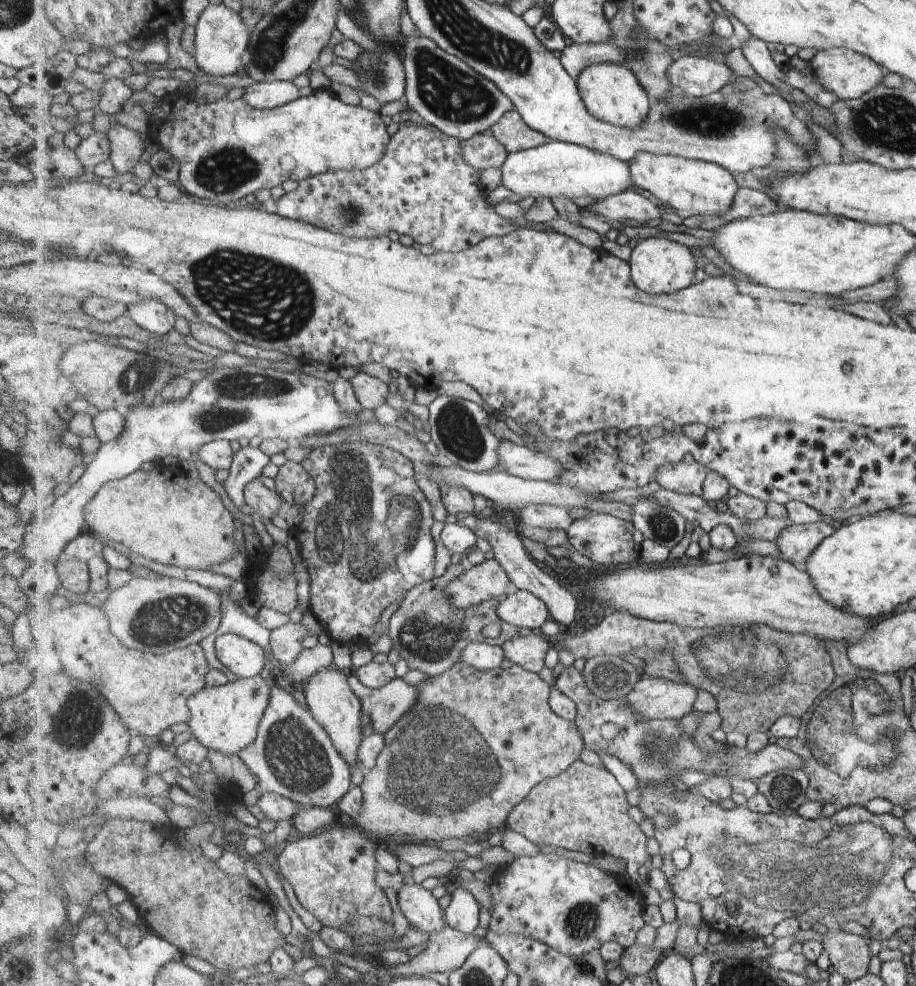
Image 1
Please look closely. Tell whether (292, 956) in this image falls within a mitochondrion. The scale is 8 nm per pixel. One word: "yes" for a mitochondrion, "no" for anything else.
no

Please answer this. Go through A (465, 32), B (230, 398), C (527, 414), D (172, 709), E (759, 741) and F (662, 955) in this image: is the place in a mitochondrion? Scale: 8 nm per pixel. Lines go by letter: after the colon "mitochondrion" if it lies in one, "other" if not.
A: mitochondrion
B: mitochondrion
C: other
D: other
E: other
F: other

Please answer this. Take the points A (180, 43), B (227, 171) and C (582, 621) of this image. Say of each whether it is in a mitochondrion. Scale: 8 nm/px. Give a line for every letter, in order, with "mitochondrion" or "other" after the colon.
A: other
B: mitochondrion
C: other

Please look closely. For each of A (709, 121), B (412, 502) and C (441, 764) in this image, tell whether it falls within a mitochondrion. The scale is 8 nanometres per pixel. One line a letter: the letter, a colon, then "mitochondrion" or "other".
A: mitochondrion
B: mitochondrion
C: mitochondrion

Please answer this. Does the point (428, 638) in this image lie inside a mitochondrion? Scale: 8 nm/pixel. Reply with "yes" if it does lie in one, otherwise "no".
yes

